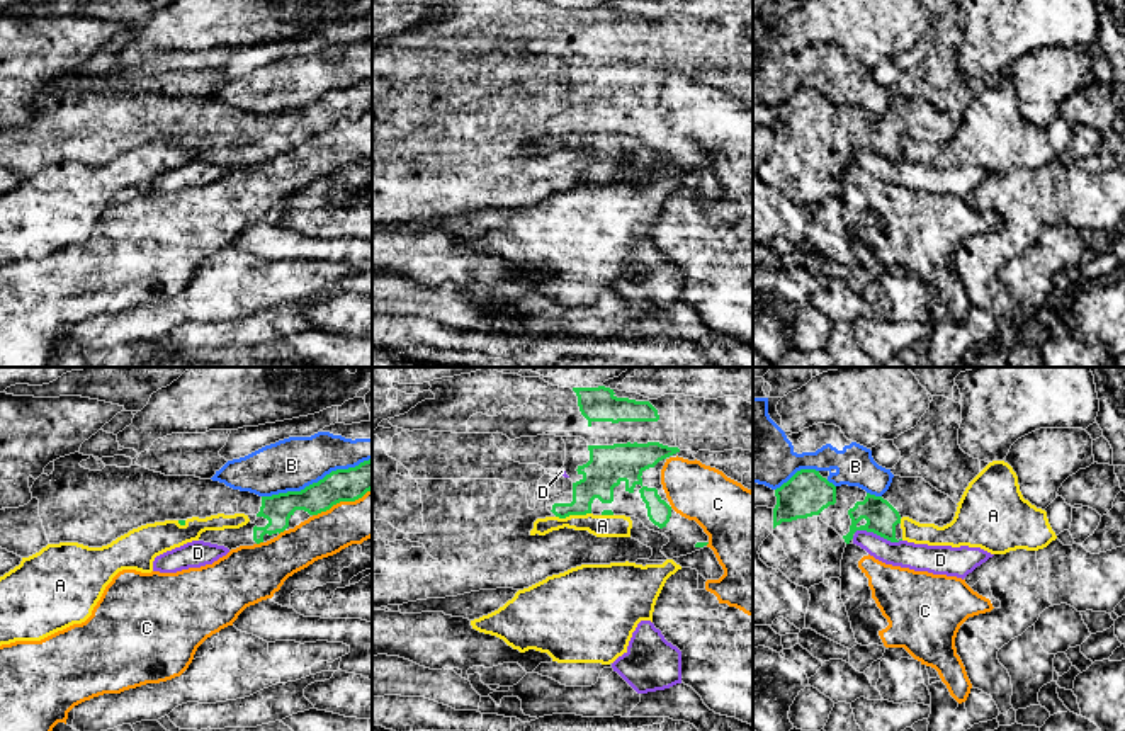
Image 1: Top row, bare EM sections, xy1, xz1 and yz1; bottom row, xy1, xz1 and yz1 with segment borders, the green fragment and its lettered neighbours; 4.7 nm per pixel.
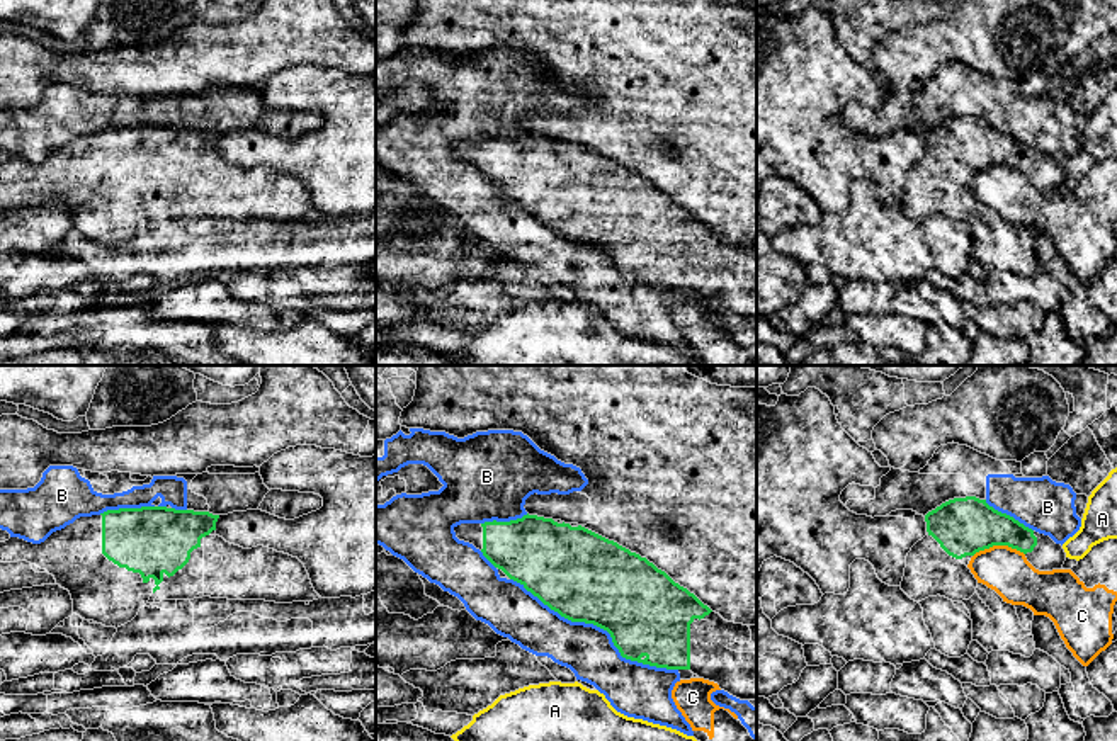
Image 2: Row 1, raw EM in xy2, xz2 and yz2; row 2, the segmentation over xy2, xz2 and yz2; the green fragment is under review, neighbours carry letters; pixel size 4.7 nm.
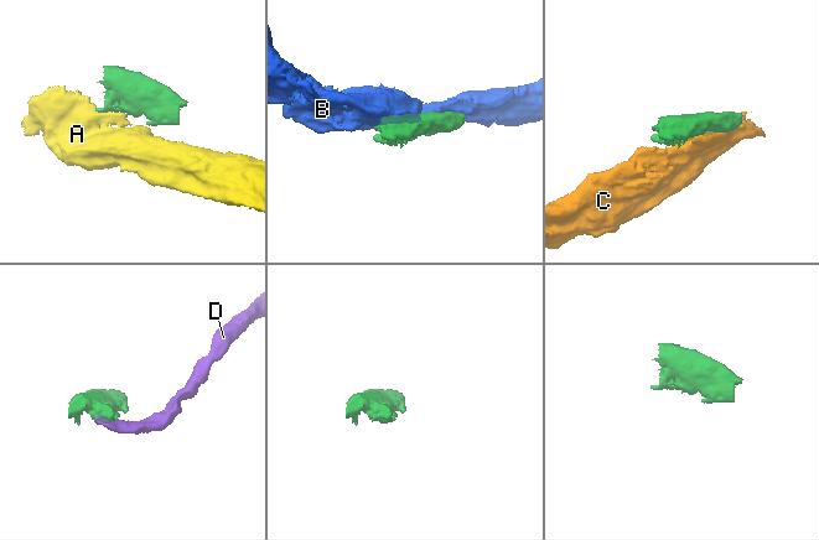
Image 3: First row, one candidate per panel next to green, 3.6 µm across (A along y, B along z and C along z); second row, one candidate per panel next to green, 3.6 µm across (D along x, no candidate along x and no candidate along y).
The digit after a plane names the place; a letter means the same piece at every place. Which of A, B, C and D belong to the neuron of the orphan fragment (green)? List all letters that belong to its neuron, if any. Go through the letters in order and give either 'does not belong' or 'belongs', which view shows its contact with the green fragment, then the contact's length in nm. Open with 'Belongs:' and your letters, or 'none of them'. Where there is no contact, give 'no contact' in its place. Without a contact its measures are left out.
Belongs: none of them
A: does not belong; contact in xz1; length 170 nm
B: does not belong; contact in xz2; length 900 nm
C: does not belong; contact in xy1; length 300 nm
D: does not belong; contact in yz1; length 240 nm

